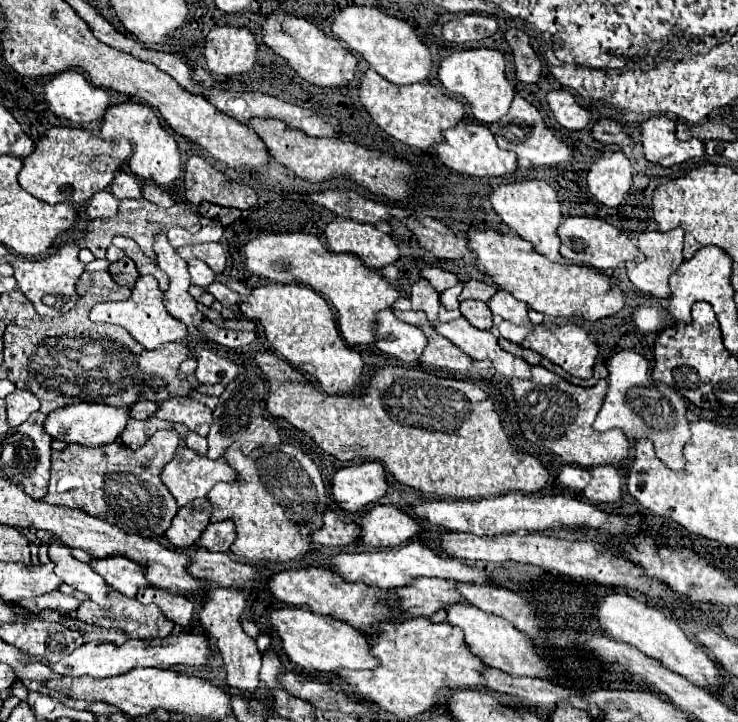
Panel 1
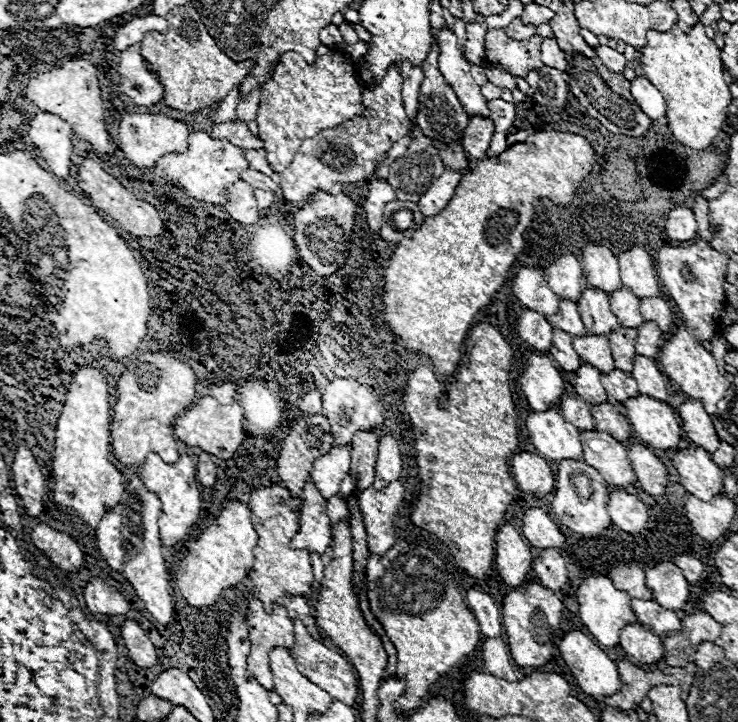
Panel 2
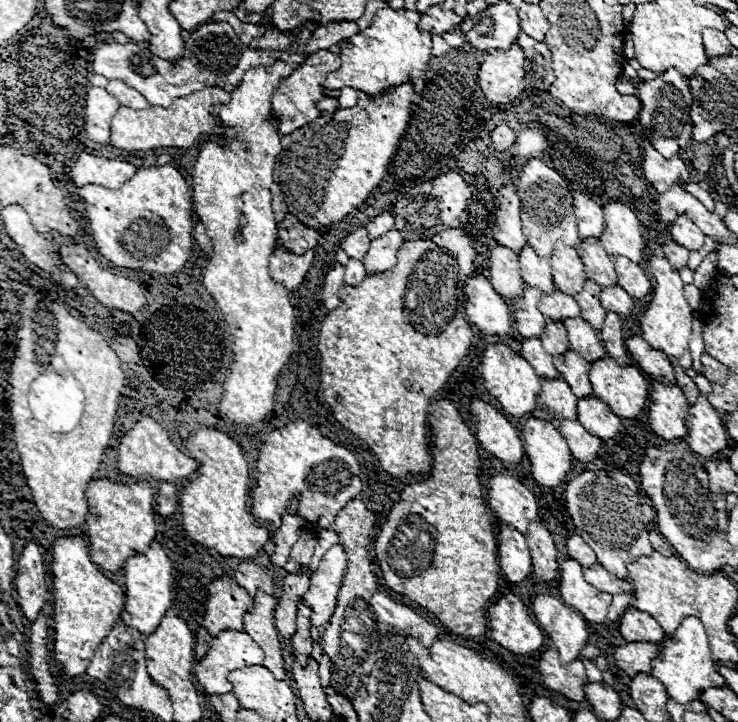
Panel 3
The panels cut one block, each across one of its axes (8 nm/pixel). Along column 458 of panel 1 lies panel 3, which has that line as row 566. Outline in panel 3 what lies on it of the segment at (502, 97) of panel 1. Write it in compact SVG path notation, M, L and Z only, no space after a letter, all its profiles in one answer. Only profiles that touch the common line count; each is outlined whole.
M62 536L52 544L54 574L54 658L64 664L68 676L86 672L98 644L120 620L124 610L124 590L106 578L90 560L88 544L82 536Z

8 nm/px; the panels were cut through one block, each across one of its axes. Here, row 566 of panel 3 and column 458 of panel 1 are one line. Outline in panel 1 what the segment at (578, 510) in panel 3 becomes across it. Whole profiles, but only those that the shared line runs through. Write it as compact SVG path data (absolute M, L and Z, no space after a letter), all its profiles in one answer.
M468 604L450 606L446 612L448 612L448 622L452 626L458 626L464 630L470 652L476 654L486 666L504 670L506 674L512 674L512 676L530 676L530 678L544 678L544 680L556 678L554 670L536 654L532 640L526 634L522 634L520 630L516 630L504 618L486 614L486 612L478 610L476 606L468 606Z

